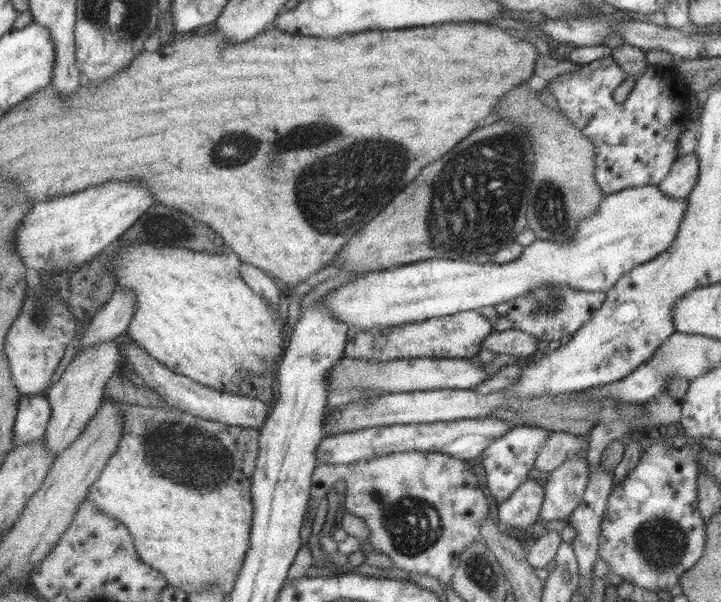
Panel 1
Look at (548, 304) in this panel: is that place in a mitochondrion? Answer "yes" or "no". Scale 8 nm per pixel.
yes

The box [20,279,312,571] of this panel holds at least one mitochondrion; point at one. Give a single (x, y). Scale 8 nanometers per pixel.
(186, 457)

